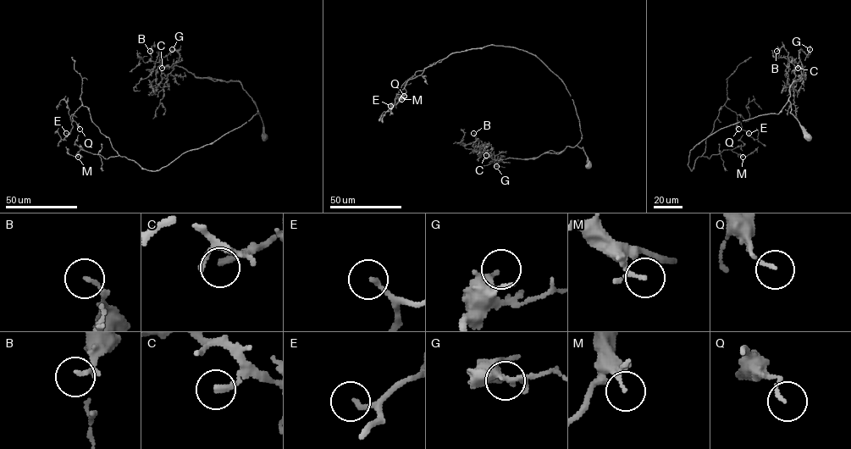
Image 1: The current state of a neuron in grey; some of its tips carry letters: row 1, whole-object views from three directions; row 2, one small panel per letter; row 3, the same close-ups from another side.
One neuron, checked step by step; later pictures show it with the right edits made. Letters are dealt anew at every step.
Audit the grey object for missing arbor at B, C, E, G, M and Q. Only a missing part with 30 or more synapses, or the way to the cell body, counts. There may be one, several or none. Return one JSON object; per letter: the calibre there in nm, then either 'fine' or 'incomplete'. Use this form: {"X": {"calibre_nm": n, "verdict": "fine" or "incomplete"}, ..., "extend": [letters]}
{"B": {"calibre_nm": 170, "verdict": "fine"}, "C": {"calibre_nm": 180, "verdict": "incomplete"}, "E": {"calibre_nm": 170, "verdict": "fine"}, "G": {"calibre_nm": 360, "verdict": "fine"}, "M": {"calibre_nm": 120, "verdict": "fine"}, "Q": {"calibre_nm": 110, "verdict": "fine"}, "extend": ["C"]}

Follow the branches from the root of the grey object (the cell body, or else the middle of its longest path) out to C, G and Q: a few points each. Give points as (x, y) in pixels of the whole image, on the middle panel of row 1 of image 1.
C: (588, 166), (583, 147), (577, 146), (529, 158), (496, 159), (486, 155)
G: (588, 166), (583, 147), (575, 146), (529, 158), (501, 156), (496, 166)
Q: (588, 166), (565, 84), (526, 51), (489, 45), (451, 52), (417, 71), (396, 94), (404, 96)

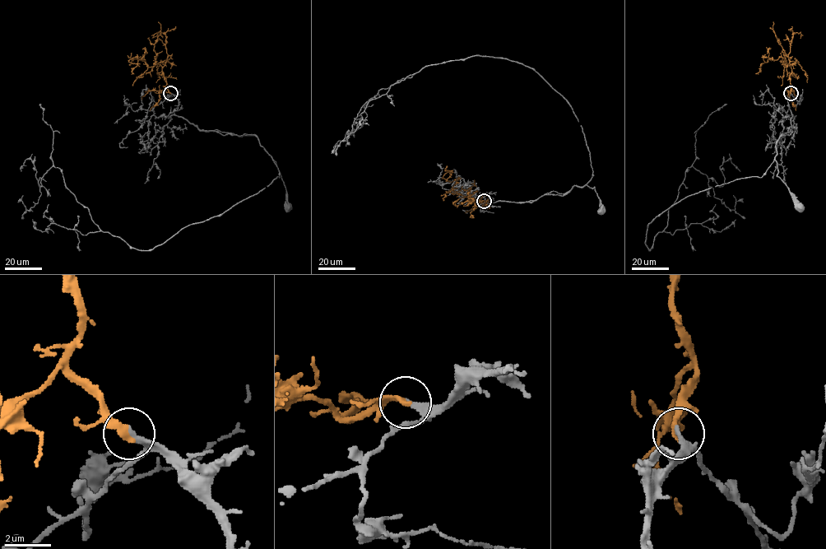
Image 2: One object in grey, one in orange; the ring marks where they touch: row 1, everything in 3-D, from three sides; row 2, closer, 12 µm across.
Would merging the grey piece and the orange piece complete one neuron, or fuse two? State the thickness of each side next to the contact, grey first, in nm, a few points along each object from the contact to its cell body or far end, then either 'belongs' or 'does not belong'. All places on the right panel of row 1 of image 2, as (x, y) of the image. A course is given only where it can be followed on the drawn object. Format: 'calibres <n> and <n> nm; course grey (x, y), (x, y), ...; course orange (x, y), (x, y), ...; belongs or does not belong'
calibres 240 and 280 nm; course grey (791, 93), (788, 106), (792, 114), (792, 129), (782, 135), (775, 146), (775, 160), (777, 175), (800, 207); course orange (791, 93), (791, 67), (790, 64), (785, 67), (781, 57), (769, 58), (762, 63), (755, 74); belongs

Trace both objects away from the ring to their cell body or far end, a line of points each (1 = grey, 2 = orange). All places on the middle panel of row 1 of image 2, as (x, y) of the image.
1: (484, 201), (527, 202), (546, 194), (562, 196), (574, 185), (587, 185), (594, 187), (601, 211)
2: (484, 201), (475, 202), (455, 192), (452, 187), (456, 181), (442, 178), (451, 171), (445, 169), (447, 165)

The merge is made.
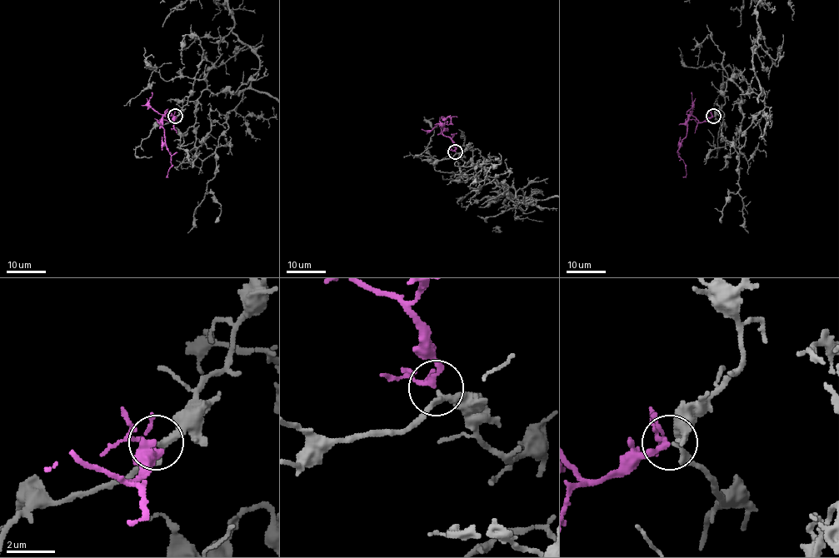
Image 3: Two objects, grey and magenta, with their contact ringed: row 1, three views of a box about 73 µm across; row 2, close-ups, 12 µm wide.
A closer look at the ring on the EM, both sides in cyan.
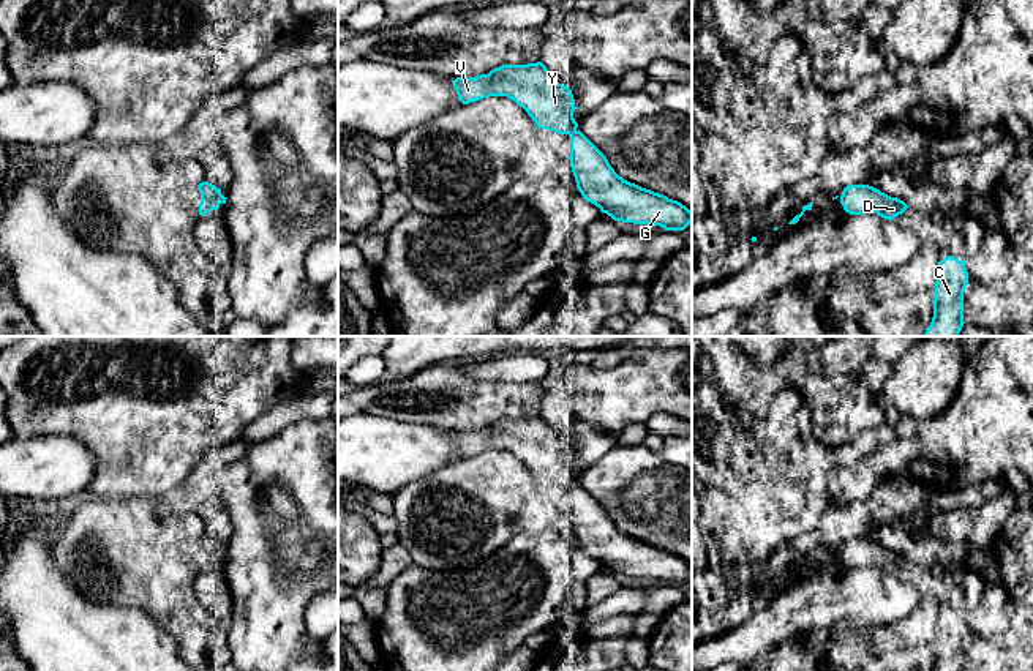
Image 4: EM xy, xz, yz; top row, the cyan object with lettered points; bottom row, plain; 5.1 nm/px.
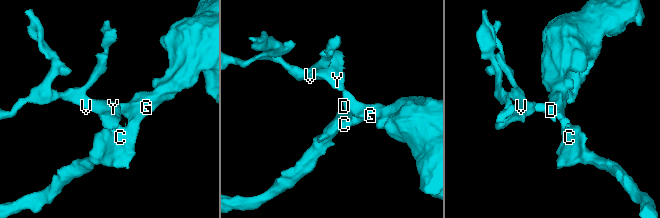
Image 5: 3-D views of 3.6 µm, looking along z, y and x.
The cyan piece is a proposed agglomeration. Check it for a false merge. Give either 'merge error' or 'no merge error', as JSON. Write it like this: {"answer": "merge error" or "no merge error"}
{"answer": "no merge error"}

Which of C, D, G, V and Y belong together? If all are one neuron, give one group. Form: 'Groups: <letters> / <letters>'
Groups: C D G V Y

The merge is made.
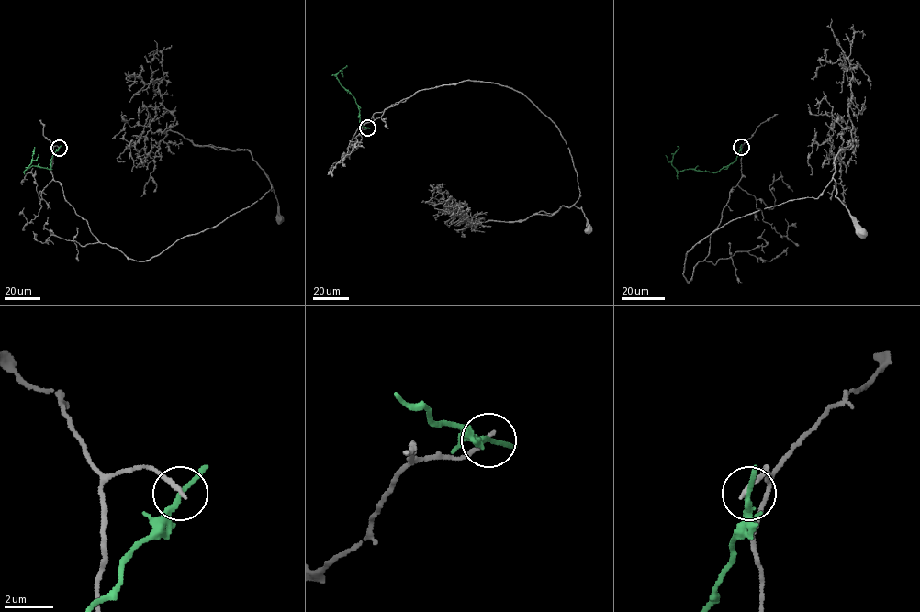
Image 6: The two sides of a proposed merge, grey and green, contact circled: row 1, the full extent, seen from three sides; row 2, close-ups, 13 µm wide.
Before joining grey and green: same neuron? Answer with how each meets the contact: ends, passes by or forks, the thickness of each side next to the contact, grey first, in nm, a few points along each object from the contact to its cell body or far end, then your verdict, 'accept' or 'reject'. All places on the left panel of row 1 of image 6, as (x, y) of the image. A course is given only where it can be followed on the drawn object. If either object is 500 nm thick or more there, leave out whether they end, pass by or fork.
grey ends there; green passes by; 200 nm thick on the grey side, 200 nm on the other; grey runs (59, 147), (50, 172), (66, 200), (129, 258), (148, 261), (250, 206), (272, 190), (265, 174), (279, 218); green runs (59, 147), (50, 159), (50, 169), (32, 166), (28, 168), (34, 147); reject

